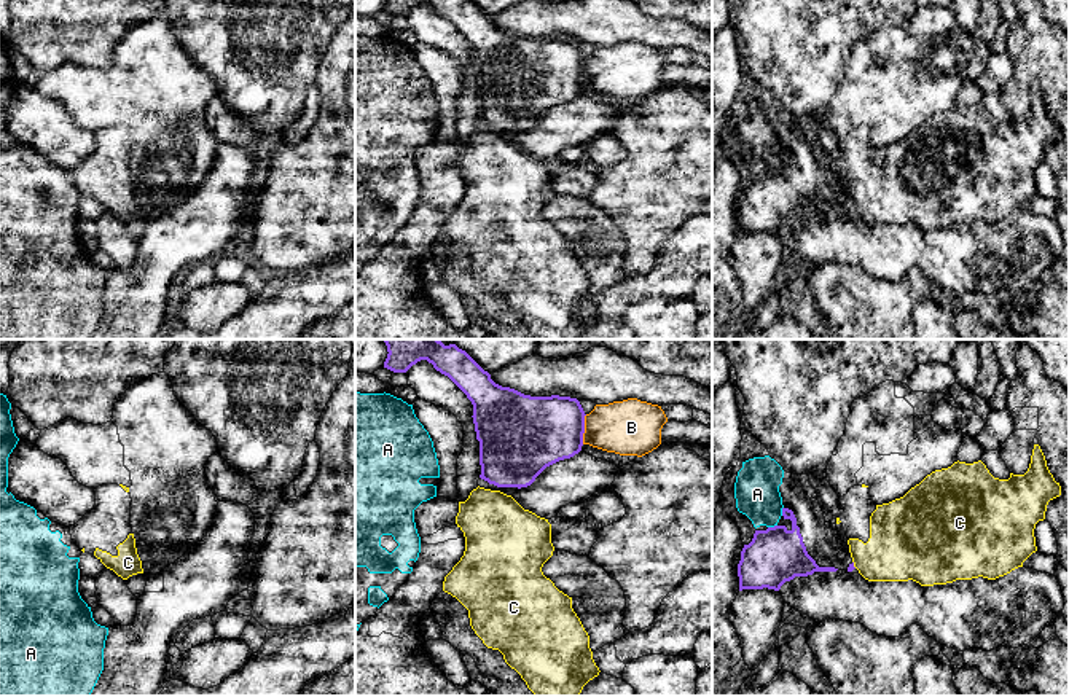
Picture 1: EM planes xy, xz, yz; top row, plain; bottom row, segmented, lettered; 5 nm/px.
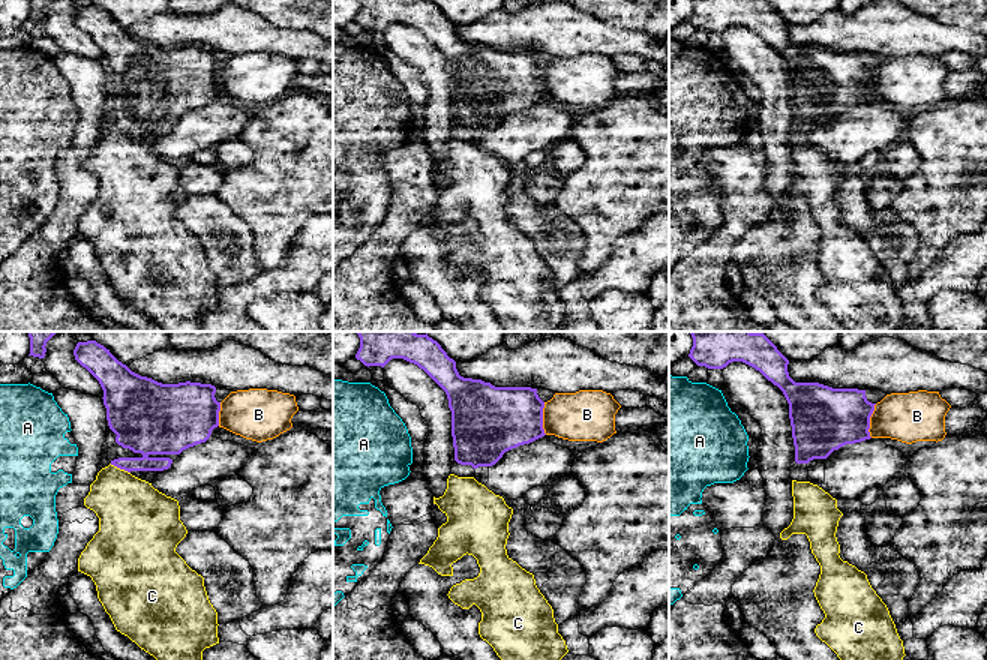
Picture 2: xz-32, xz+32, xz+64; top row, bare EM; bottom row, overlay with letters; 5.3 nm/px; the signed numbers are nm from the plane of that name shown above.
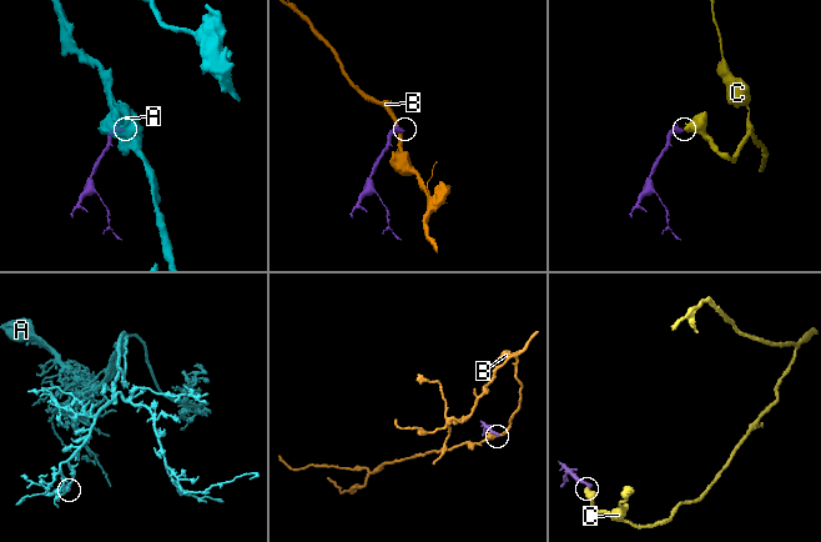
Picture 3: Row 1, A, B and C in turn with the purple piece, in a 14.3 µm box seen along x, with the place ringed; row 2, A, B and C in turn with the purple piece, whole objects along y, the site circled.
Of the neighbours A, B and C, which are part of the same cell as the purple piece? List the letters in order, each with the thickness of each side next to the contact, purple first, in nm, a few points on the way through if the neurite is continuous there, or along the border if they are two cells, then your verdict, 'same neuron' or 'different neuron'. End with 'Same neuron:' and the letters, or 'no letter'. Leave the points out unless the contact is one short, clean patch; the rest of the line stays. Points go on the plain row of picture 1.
A: 280/220 nm | along yz (776, 168), (768, 171) | different neuron
B: 360/280 nm | along xz (587, 58), (582, 86) | different neuron
C: 40/320 nm | along yz (853, 204), (856, 211) | different neuron
Same neuron: no letter

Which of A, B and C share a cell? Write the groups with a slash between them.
A / B / C

